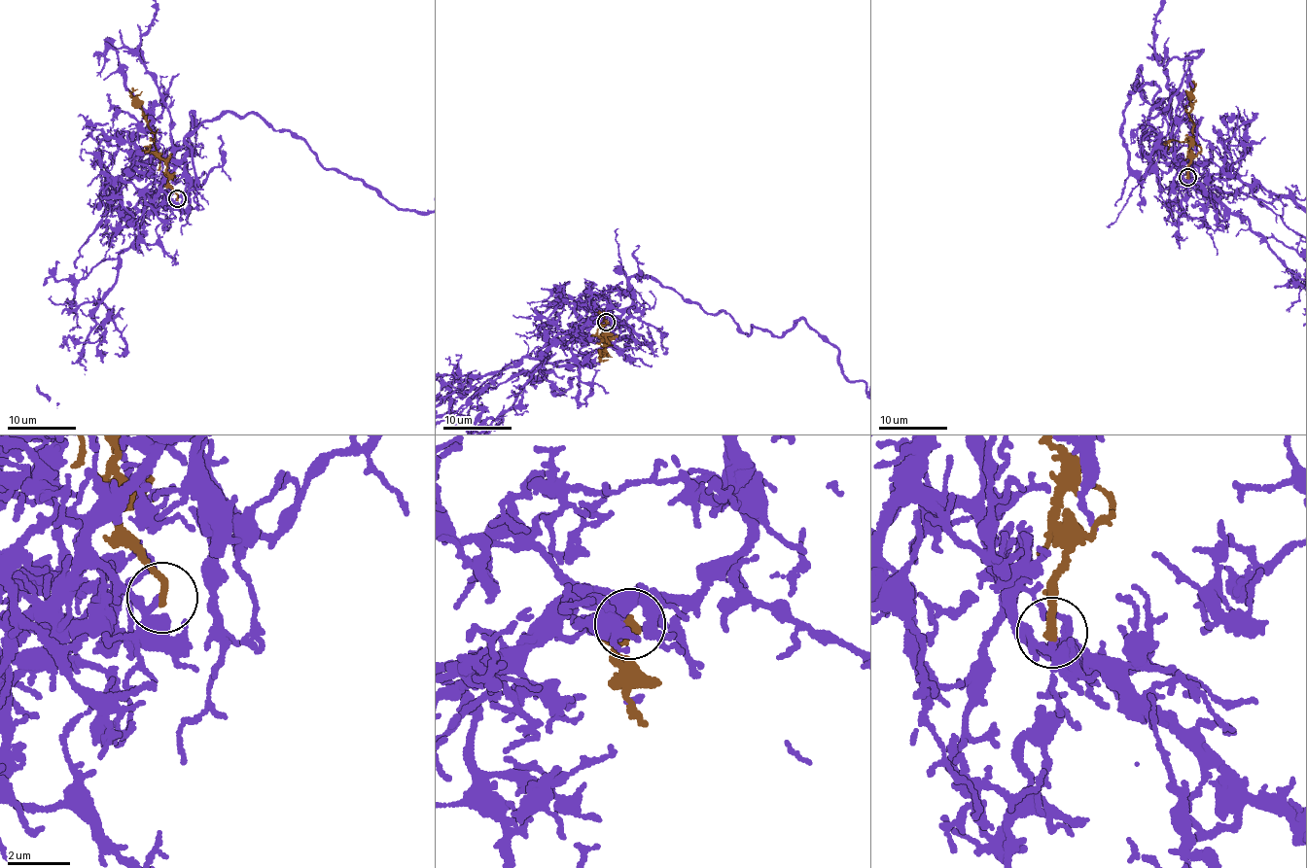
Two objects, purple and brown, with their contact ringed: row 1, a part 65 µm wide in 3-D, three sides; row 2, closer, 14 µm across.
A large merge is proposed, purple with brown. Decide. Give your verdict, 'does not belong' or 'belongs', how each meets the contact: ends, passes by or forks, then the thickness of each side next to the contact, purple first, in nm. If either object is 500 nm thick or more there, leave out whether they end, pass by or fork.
does not belong; purple passes by; brown ends; calibres 240 and 240 nm

